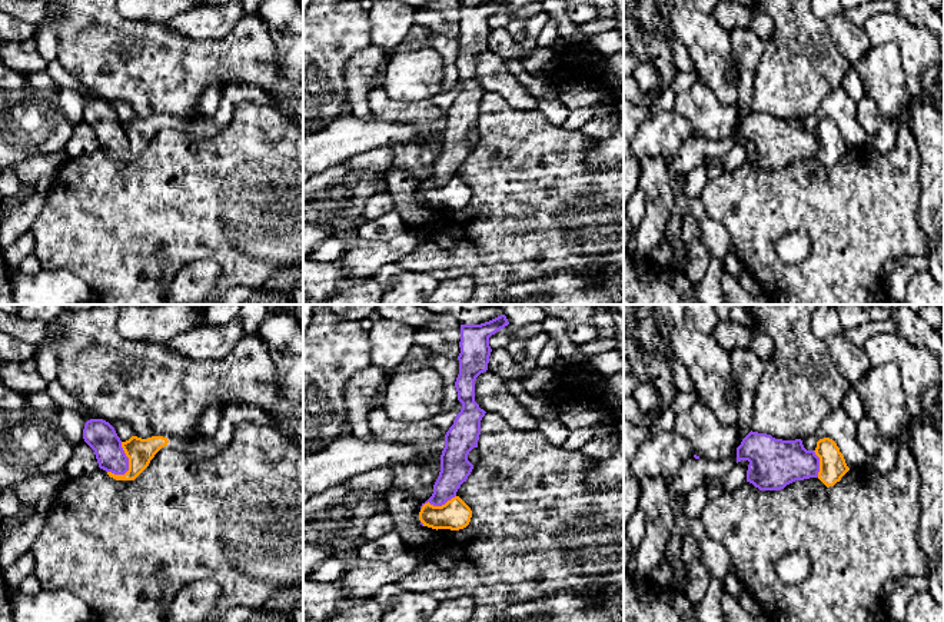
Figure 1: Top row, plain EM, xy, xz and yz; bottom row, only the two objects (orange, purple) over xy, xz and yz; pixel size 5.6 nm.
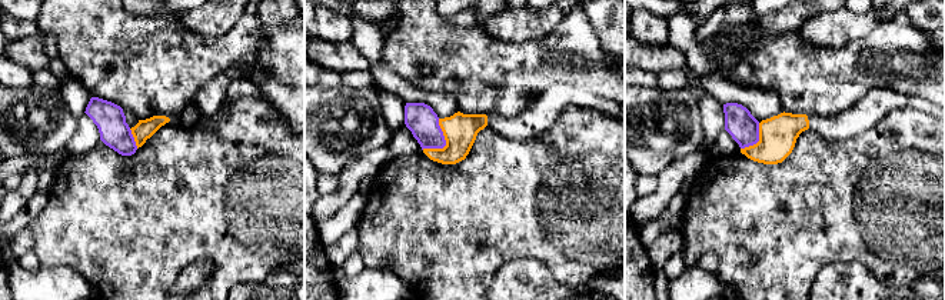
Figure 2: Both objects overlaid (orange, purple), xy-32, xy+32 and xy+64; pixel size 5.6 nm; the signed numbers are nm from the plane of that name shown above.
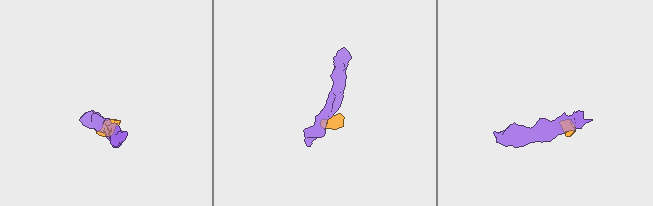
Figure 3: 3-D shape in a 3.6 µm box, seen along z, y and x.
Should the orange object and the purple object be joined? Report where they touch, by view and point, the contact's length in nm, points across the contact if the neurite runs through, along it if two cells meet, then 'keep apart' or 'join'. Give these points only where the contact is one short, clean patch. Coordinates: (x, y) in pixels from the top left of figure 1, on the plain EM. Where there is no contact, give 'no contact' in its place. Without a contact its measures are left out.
contact xy (129, 142); length 200 nm; border xy (120, 122), (128, 137), (128, 149), (123, 153), (115, 155); keep apart

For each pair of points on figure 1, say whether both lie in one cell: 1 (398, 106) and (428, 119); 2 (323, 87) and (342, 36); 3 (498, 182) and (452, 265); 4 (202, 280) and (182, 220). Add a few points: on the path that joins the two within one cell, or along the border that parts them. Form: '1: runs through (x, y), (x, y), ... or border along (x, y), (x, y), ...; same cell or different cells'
1: runs through (405, 112), (421, 115); same cell
2: runs through (323, 75), (323, 55), (329, 49); same cell
3: runs through (502, 206), (502, 232), (477, 256); same cell
4: border along (219, 265), (209, 259), (193, 260), (170, 283); different cells

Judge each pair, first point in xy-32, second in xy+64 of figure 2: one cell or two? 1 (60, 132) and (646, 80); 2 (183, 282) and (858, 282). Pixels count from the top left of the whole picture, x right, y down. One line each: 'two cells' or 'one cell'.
1: two cells
2: one cell

